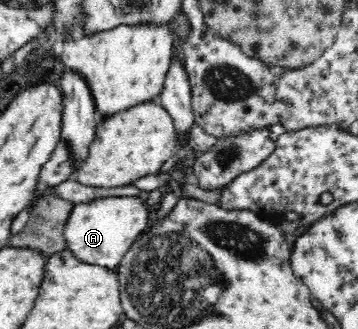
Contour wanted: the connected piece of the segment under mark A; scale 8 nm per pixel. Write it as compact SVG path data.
M148 194L100 197L89 203L74 205L64 227L64 238L70 251L90 265L116 269L132 244L148 229L153 210L147 203Z

